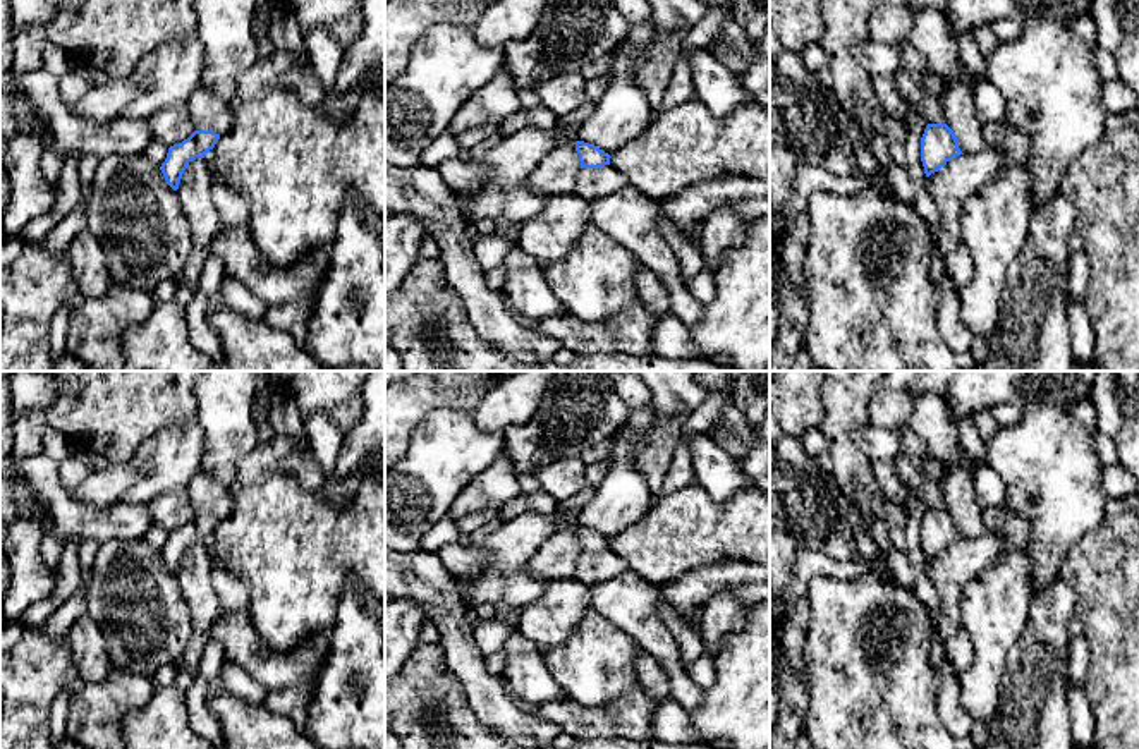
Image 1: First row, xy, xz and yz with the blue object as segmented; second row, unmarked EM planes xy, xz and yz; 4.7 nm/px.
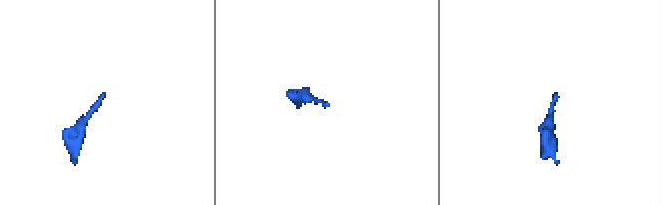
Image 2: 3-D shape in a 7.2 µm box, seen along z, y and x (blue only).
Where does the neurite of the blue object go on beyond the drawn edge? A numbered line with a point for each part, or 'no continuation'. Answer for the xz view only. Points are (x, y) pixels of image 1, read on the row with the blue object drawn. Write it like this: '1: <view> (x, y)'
1: xz (591, 182)

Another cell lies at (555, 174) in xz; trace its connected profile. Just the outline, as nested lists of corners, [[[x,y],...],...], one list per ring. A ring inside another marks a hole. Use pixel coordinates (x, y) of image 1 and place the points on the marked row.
[[[565,143],[551,149],[531,172],[526,184],[546,198],[576,192],[576,177],[581,168],[576,143]]]

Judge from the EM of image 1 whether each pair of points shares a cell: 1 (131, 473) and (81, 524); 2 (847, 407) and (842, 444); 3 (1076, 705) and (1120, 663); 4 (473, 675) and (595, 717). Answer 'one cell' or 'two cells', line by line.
1: two cells
2: one cell
3: two cells
4: two cells

